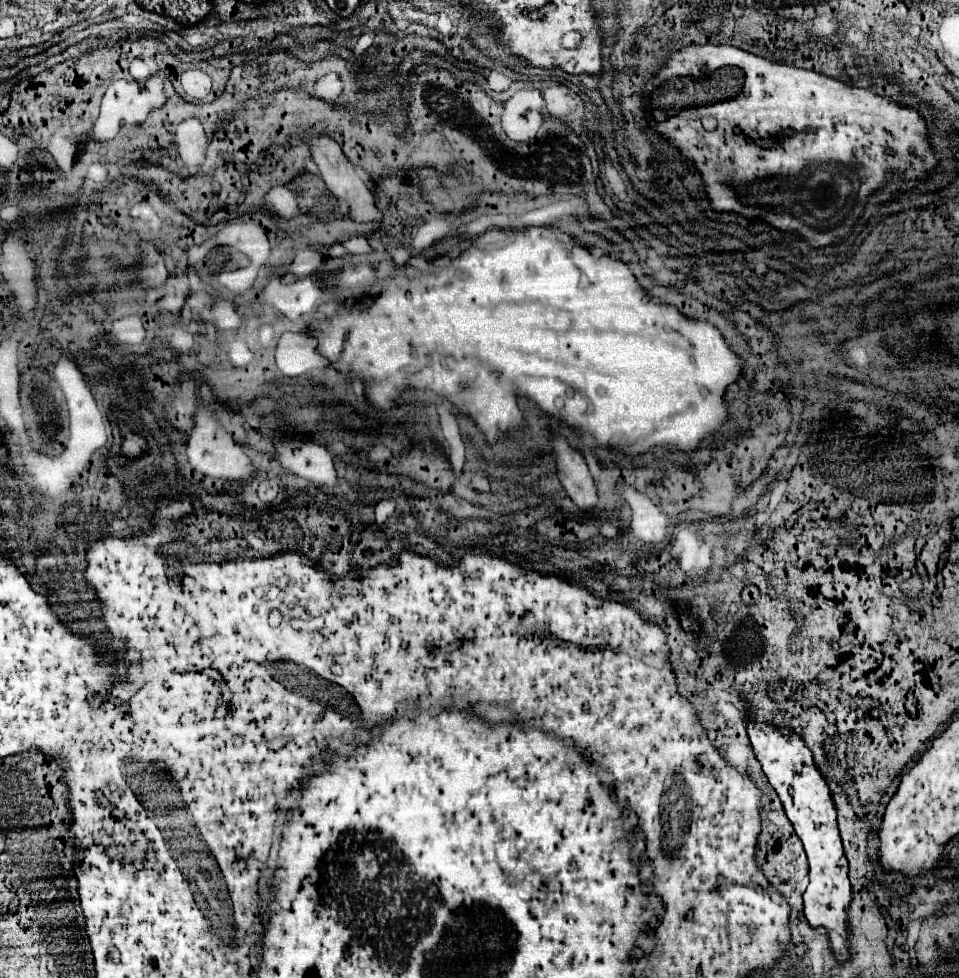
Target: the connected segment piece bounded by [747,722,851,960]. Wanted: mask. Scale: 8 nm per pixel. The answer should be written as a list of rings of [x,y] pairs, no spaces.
[[[749,724],[747,726],[751,744],[755,748],[757,760],[763,766],[769,784],[779,794],[785,814],[795,826],[801,838],[807,858],[809,858],[809,886],[803,894],[805,918],[811,926],[825,926],[831,936],[831,948],[839,960],[847,958],[847,930],[845,930],[845,910],[851,902],[851,884],[847,878],[847,860],[843,854],[843,844],[837,832],[835,806],[829,788],[813,764],[813,756],[801,738],[781,736],[775,726],[769,724]]]

